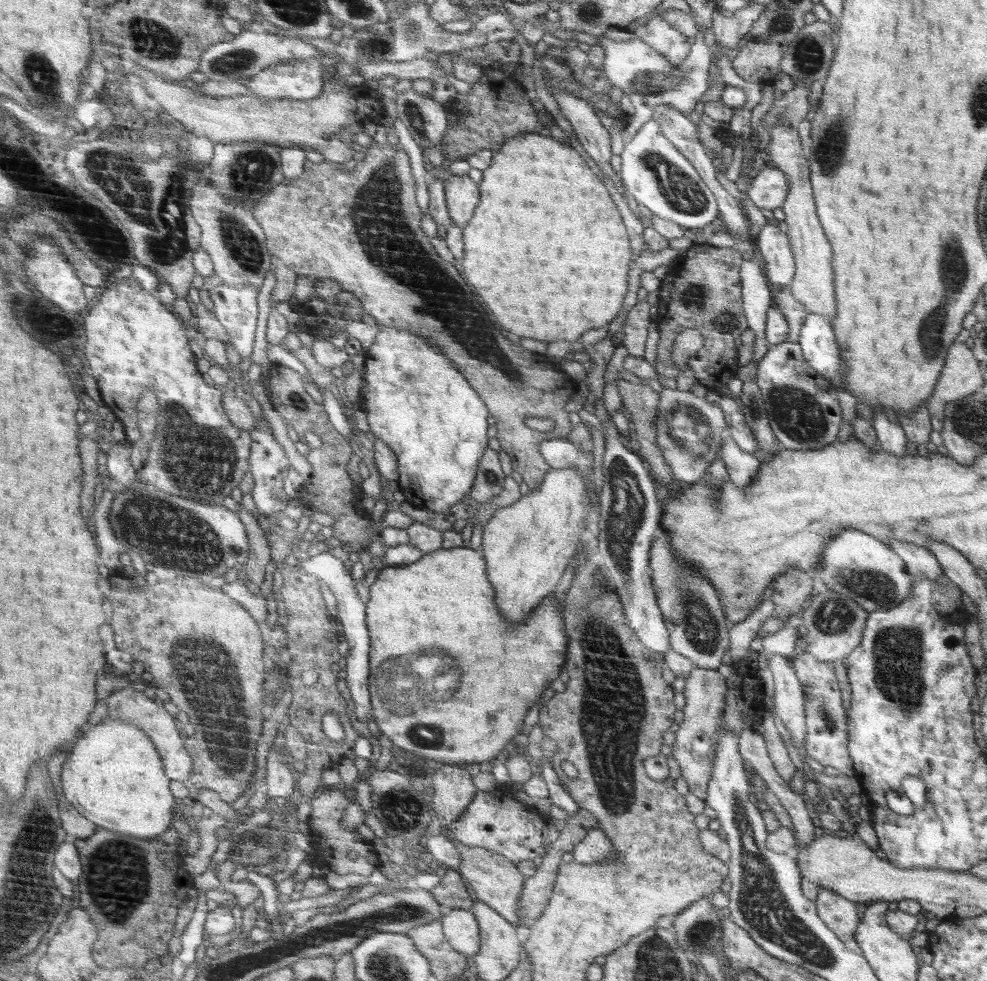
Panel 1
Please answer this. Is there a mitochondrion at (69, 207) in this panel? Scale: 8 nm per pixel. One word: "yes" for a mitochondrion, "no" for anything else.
no

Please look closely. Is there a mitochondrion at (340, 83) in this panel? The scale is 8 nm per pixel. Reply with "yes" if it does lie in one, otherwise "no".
no

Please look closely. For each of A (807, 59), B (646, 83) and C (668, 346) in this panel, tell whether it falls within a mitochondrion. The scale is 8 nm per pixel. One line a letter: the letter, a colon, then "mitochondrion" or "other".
A: mitochondrion
B: mitochondrion
C: other

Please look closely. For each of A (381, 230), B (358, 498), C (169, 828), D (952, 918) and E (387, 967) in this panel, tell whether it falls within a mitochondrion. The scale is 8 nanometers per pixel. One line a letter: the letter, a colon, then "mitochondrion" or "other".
A: mitochondrion
B: other
C: other
D: other
E: mitochondrion

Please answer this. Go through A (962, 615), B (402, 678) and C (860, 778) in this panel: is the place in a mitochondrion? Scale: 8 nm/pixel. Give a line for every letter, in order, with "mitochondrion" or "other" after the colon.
A: other
B: mitochondrion
C: other

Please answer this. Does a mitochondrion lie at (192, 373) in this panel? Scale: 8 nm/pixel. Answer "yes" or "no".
no

